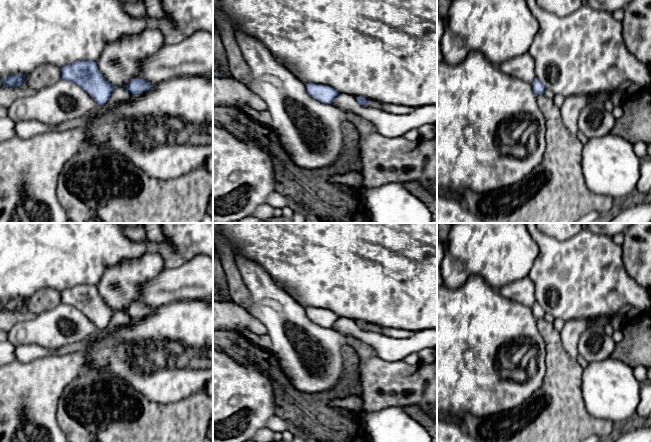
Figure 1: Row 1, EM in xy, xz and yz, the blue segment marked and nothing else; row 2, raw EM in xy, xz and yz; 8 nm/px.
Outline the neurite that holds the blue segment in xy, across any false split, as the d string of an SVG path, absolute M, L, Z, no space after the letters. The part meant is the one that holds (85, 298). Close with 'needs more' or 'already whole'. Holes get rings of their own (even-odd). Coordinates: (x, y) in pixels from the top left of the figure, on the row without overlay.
M77 285L60 293L62 303L80 310L96 325L98 330L104 329L112 316L118 312L103 301L94 285Z; already whole

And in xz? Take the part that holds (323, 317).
M306 308L306 315L315 324L324 328L332 328L334 323L340 318L334 312L324 308Z; already whole

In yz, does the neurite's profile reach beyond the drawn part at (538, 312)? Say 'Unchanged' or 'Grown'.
Unchanged

